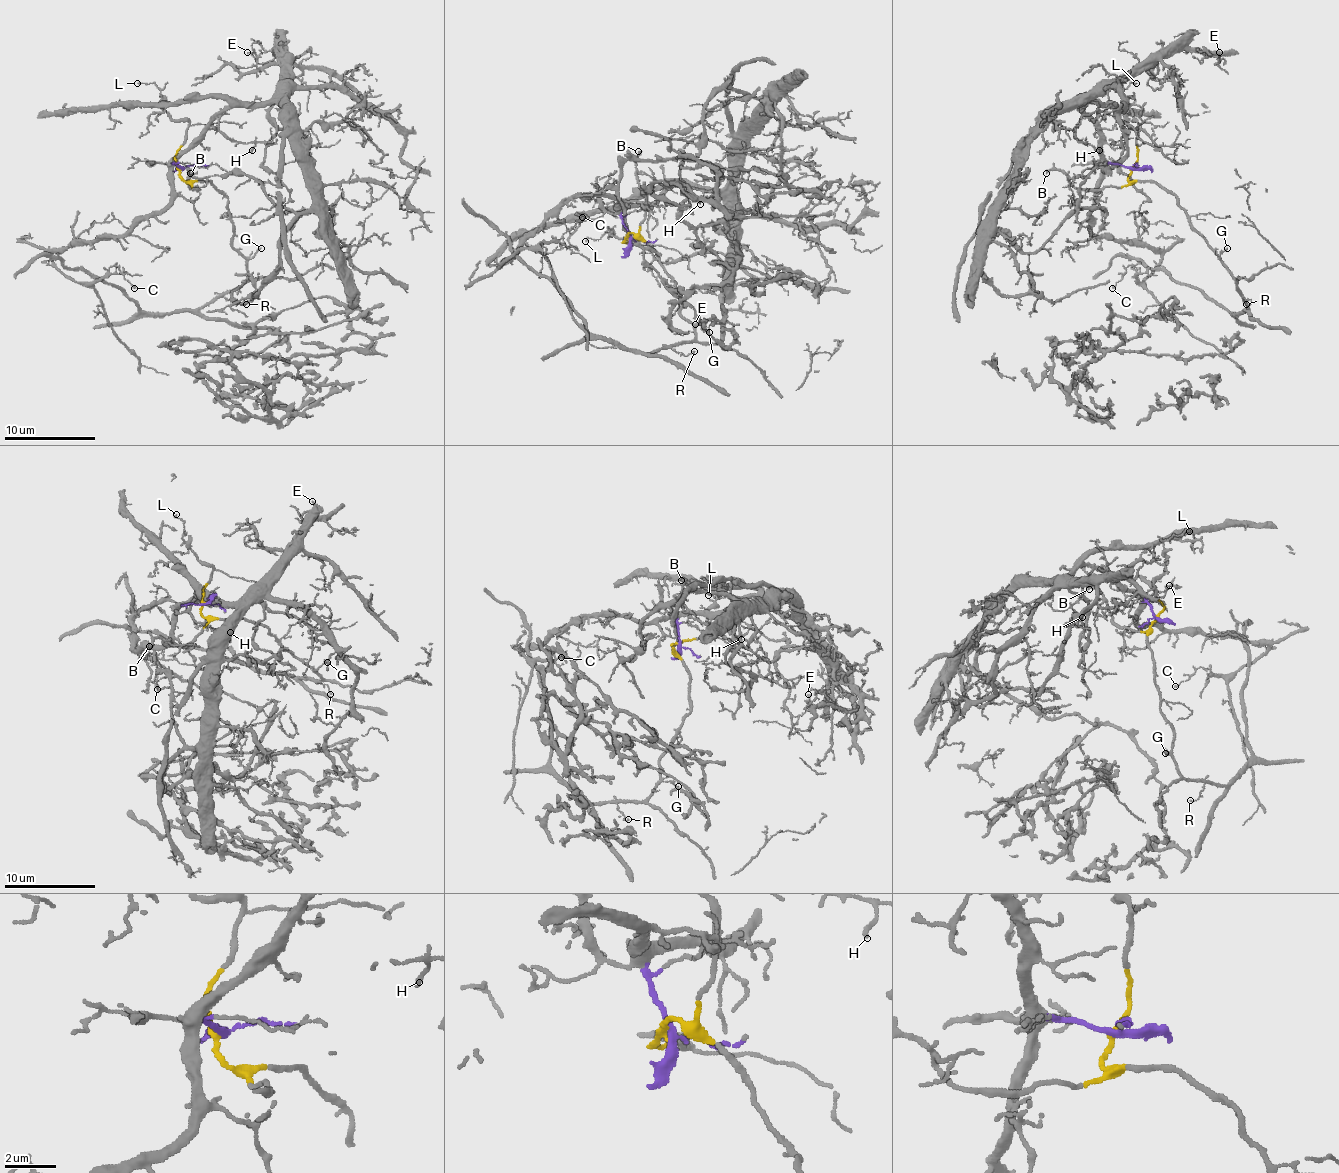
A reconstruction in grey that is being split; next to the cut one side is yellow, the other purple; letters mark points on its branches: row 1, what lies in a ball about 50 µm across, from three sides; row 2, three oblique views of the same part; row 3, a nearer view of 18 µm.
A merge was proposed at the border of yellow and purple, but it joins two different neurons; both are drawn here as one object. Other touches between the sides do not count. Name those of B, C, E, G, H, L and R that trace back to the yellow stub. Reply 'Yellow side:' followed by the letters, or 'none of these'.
Yellow side: B, G, L, R

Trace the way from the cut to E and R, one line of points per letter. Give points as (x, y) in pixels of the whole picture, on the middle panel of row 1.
E: (628, 238), (621, 213), (653, 204), (674, 186), (708, 186), (722, 200), (729, 213), (722, 321), (695, 323)
R: (628, 238), (640, 236), (676, 282), (681, 314), (695, 337), (672, 346), (685, 355), (695, 350)

